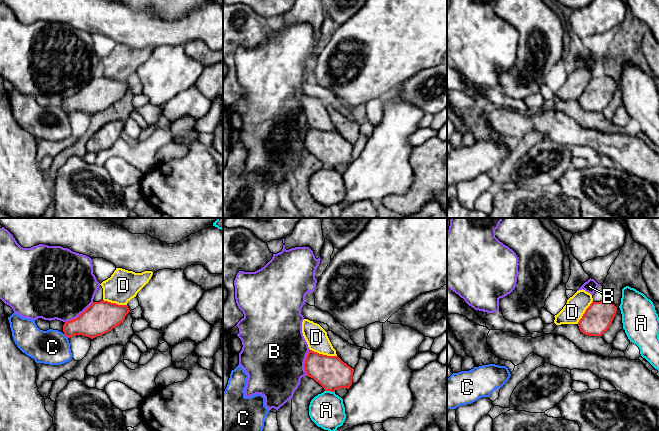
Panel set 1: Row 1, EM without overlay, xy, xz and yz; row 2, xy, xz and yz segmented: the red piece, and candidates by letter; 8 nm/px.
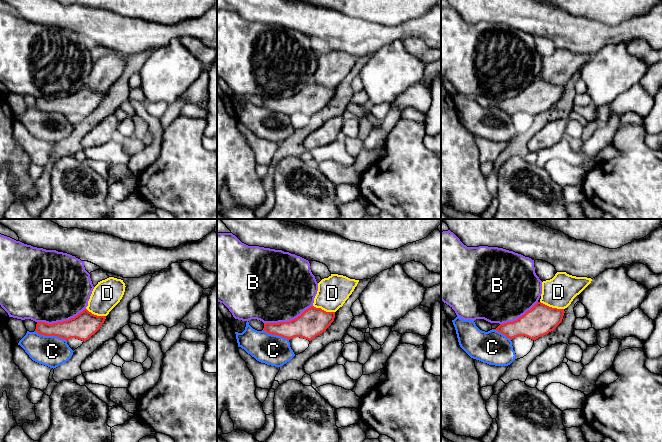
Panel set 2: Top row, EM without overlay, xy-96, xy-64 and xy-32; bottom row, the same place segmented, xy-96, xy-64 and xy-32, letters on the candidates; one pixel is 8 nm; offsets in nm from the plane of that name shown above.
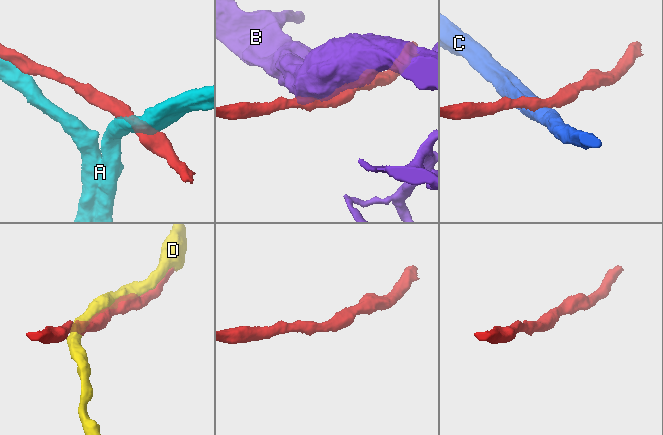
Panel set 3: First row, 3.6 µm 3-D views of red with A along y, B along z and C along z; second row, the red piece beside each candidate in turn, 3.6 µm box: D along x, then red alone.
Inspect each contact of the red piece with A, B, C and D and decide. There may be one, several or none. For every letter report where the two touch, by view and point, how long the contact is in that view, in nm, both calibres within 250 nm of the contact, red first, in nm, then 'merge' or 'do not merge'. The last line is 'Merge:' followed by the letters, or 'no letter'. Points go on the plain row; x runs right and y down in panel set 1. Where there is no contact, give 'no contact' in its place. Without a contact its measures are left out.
A: xz (330, 166) | 80 nm | 260/280 nm | do not merge
B: xy (80, 90) | 280 nm | 260/500 nm | do not merge
C: xy (66, 112) | 50 nm | 240/280 nm | do not merge
D: xz (322, 130) | 220 nm | 260/180 nm | merge
Merge: D

